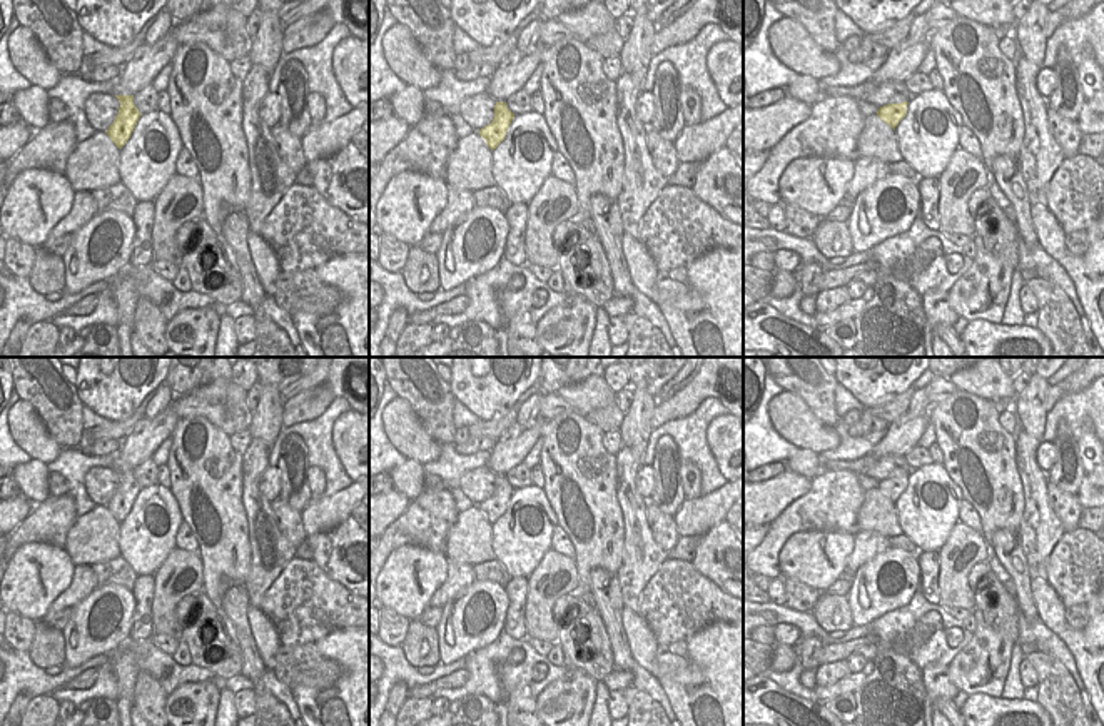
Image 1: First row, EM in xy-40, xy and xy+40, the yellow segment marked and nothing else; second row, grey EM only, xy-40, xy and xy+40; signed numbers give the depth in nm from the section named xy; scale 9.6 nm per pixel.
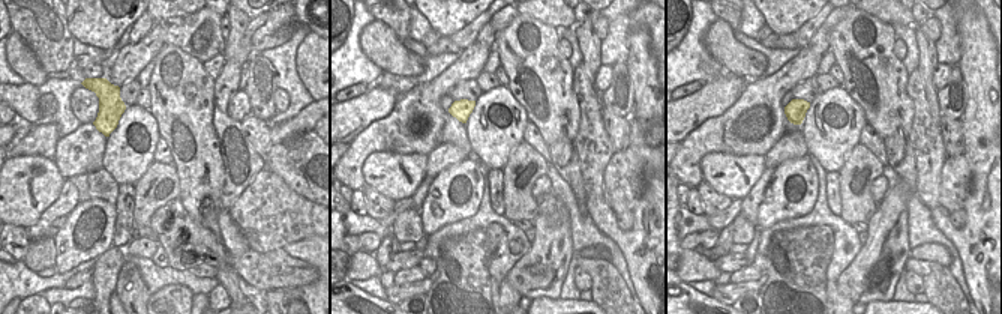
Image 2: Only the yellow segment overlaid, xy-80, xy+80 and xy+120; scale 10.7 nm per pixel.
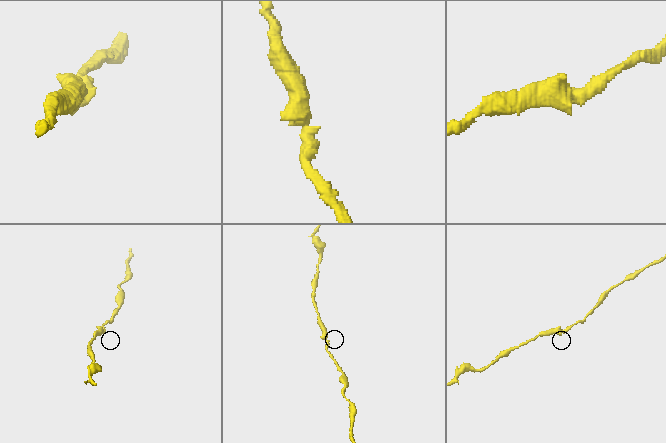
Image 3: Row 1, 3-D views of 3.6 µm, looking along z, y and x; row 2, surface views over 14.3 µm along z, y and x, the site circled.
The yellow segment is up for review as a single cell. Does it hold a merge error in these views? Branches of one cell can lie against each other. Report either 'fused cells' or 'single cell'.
single cell

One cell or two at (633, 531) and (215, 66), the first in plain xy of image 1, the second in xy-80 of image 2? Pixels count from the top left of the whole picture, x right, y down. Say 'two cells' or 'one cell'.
two cells

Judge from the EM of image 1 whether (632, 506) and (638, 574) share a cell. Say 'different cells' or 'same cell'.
same cell

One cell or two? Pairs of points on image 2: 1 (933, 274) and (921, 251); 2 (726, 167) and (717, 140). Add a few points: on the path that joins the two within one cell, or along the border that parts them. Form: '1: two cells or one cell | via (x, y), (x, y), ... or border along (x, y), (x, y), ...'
1: two cells | border along (909, 257), (938, 262), (948, 268)
2: two cells | border along (756, 153), (707, 153), (701, 161), (701, 181)

